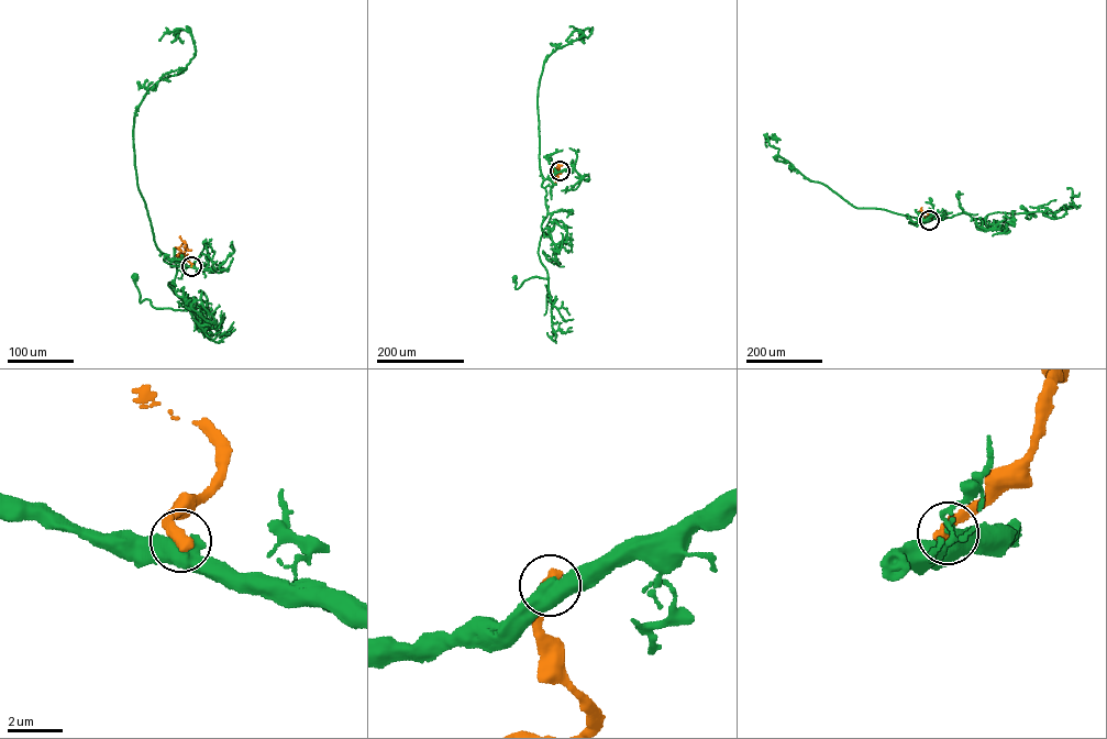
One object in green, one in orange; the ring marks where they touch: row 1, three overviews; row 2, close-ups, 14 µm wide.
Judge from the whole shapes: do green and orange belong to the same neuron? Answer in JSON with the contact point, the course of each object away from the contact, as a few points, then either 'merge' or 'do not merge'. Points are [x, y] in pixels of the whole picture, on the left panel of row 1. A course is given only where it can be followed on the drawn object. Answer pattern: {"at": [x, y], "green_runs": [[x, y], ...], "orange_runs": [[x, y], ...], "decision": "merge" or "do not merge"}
{"at": [191, 266], "green_runs": [[191, 266], [163, 260], [176, 267], [174, 288], [168, 286], [188, 305], [186, 310], [141, 302], [135, 277]], "orange_runs": [[191, 266], [184, 256], [187, 246], [180, 235]], "decision": "do not merge"}

